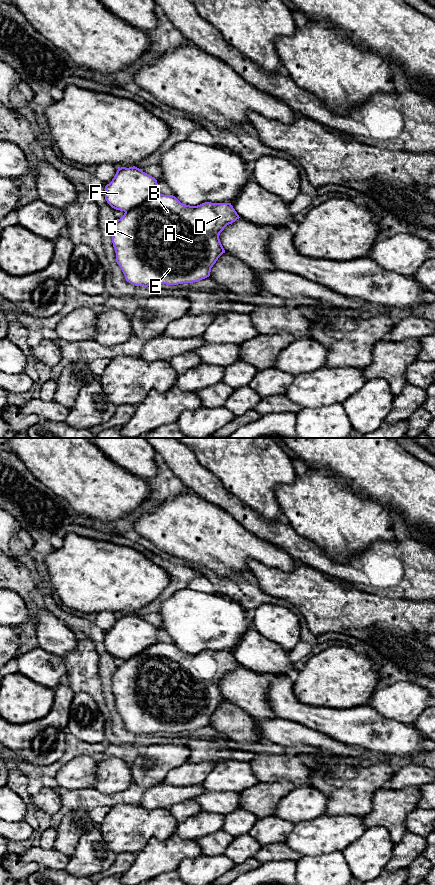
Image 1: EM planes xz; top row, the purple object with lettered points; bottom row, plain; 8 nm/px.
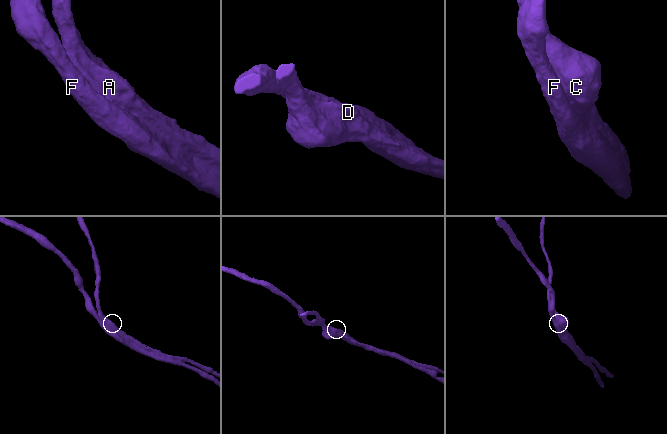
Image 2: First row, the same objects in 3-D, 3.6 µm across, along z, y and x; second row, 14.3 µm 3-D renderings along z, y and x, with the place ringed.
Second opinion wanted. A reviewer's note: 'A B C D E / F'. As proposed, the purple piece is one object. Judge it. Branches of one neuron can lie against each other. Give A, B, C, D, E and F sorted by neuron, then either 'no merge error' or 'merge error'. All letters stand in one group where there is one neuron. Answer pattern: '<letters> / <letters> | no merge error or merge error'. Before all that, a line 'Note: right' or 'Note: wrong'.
Note: right
A B C D E / F | merge error

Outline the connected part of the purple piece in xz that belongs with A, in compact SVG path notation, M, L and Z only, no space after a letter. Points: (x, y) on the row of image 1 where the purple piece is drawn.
M158 194L137 207L126 211L112 229L112 243L116 262L127 282L135 286L158 284L178 285L198 282L210 276L211 268L225 253L219 235L224 228L239 219L231 203L205 202L197 206L181 203L173 195Z

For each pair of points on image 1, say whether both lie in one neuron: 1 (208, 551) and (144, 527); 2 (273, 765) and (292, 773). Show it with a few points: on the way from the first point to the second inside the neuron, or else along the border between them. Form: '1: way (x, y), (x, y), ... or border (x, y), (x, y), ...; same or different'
1: way (192, 537), (182, 527), (160, 527); same
2: way (278, 767), (287, 768); same

